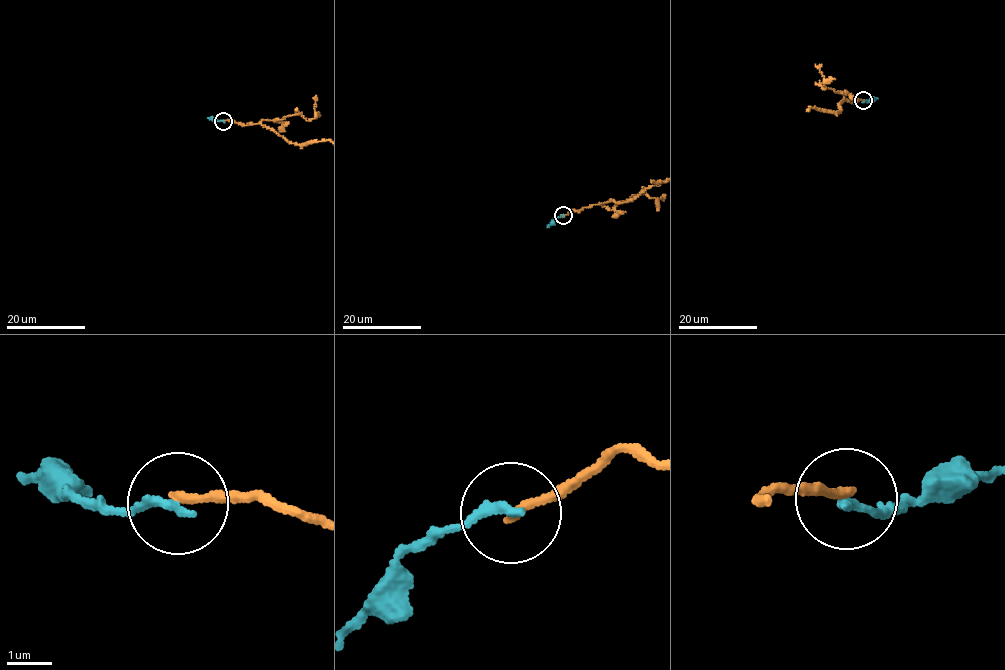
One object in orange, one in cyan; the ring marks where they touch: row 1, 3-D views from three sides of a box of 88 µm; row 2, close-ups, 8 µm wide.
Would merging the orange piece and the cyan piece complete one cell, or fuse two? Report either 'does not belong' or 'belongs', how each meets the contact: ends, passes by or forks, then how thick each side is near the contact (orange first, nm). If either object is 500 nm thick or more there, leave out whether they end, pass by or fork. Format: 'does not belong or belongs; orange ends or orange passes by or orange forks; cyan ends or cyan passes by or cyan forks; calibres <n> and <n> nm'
does not belong; orange ends; cyan ends; calibres 190 and 220 nm

